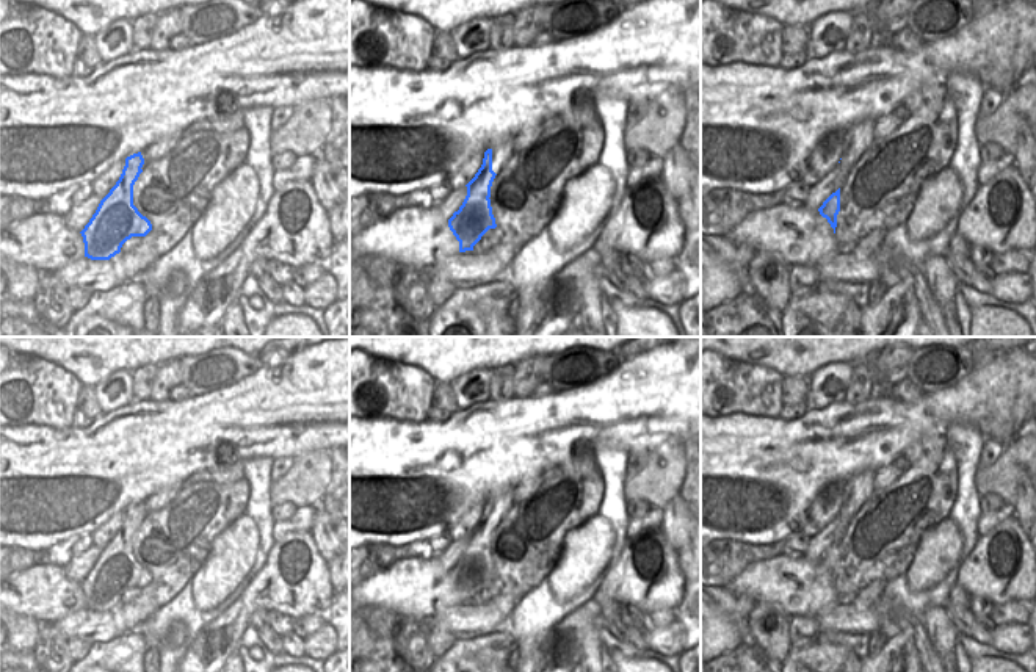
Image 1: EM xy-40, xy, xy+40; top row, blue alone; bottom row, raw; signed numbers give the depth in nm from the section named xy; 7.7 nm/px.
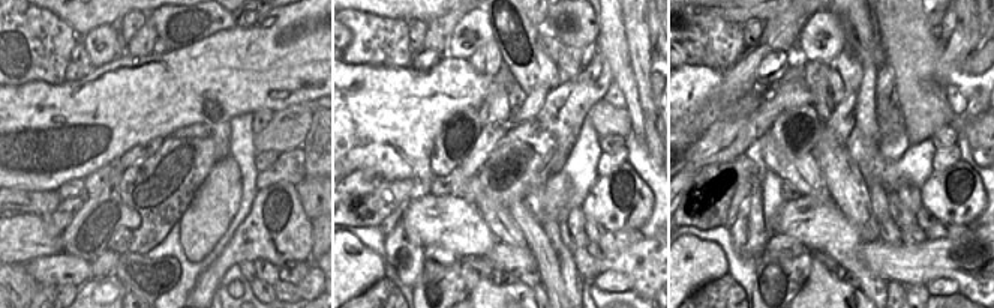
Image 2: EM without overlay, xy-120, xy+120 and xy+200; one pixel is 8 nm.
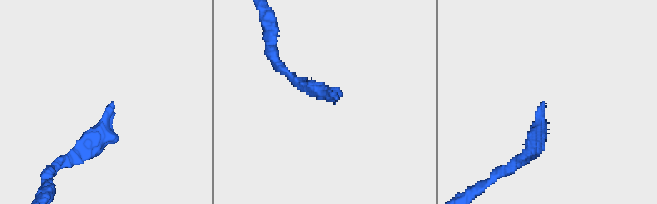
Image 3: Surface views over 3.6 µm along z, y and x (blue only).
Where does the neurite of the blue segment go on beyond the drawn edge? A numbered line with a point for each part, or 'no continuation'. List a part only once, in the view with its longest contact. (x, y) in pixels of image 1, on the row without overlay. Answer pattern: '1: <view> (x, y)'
1: xy (499, 502)

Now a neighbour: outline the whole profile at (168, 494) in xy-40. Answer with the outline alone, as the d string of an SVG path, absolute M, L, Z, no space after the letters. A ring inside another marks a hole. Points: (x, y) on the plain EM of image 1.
M177 482L171 487L165 487L161 492L146 498L143 503L147 512L155 512L171 503L177 493L185 487L185 482Z

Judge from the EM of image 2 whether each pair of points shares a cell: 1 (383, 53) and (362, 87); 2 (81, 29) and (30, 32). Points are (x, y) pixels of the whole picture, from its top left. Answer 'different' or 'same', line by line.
1: different
2: different

